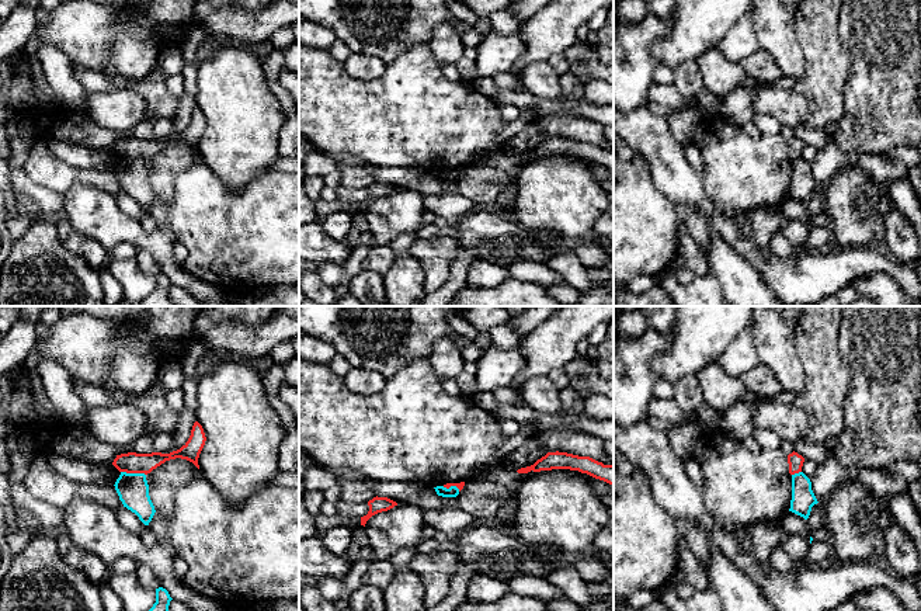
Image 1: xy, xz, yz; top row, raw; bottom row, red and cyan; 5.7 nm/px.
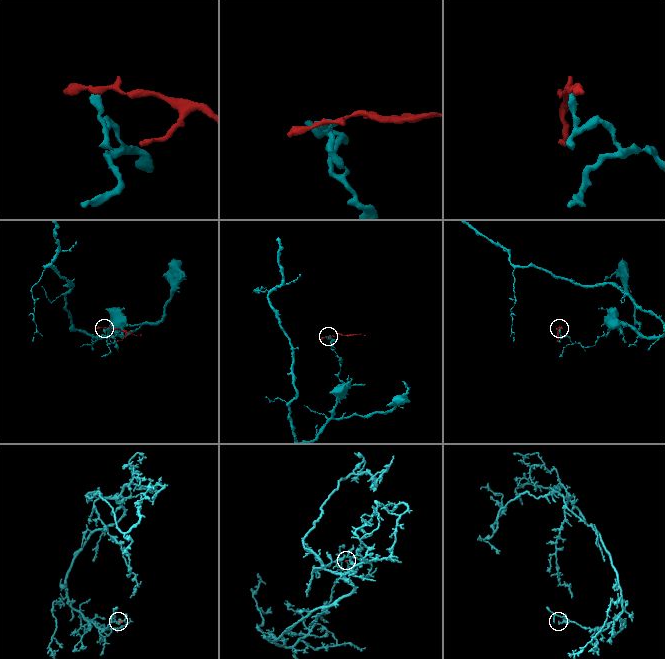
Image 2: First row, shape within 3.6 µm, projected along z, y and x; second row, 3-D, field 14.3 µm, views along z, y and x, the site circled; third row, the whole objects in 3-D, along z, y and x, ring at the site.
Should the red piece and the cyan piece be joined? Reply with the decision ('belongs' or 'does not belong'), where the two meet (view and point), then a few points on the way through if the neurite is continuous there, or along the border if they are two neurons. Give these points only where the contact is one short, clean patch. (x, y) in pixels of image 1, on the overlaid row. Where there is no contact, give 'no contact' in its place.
does not belong; meets red in xy at (134, 472); border along xy (121, 471), (142, 472), (145, 475)

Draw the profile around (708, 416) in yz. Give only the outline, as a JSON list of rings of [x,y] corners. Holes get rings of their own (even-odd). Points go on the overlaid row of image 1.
[[[702,402],[698,406],[695,414],[701,424],[706,426],[710,431],[717,431],[719,421],[722,419],[722,414],[719,413],[719,410]]]

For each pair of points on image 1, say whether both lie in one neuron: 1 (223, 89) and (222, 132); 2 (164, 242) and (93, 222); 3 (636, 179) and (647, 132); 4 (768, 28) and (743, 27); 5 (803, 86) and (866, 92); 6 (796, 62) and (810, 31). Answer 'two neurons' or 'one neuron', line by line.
1: one neuron
2: one neuron
3: two neurons
4: two neurons
5: two neurons
6: two neurons

